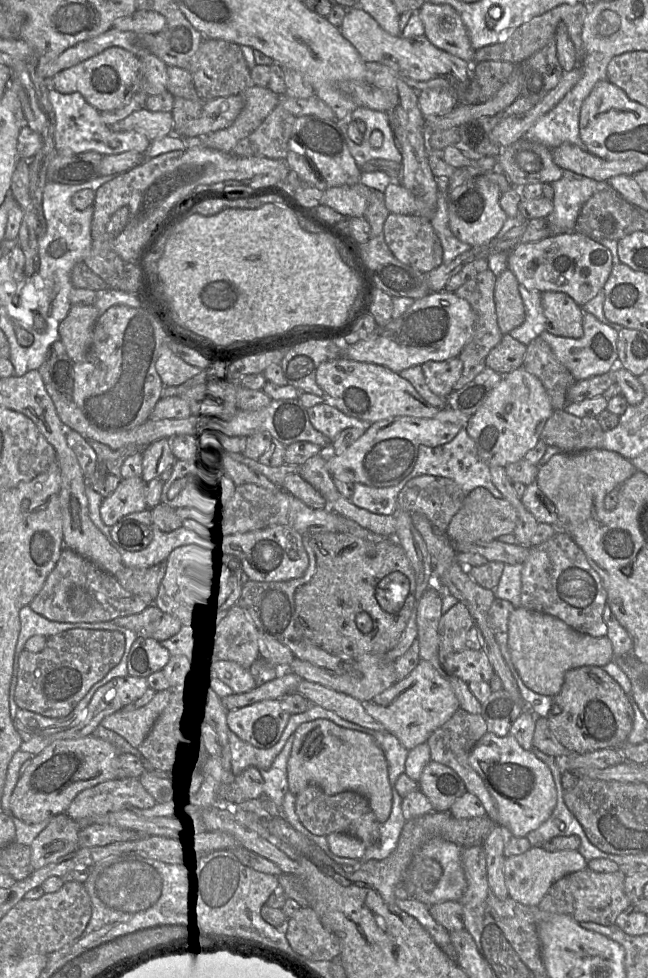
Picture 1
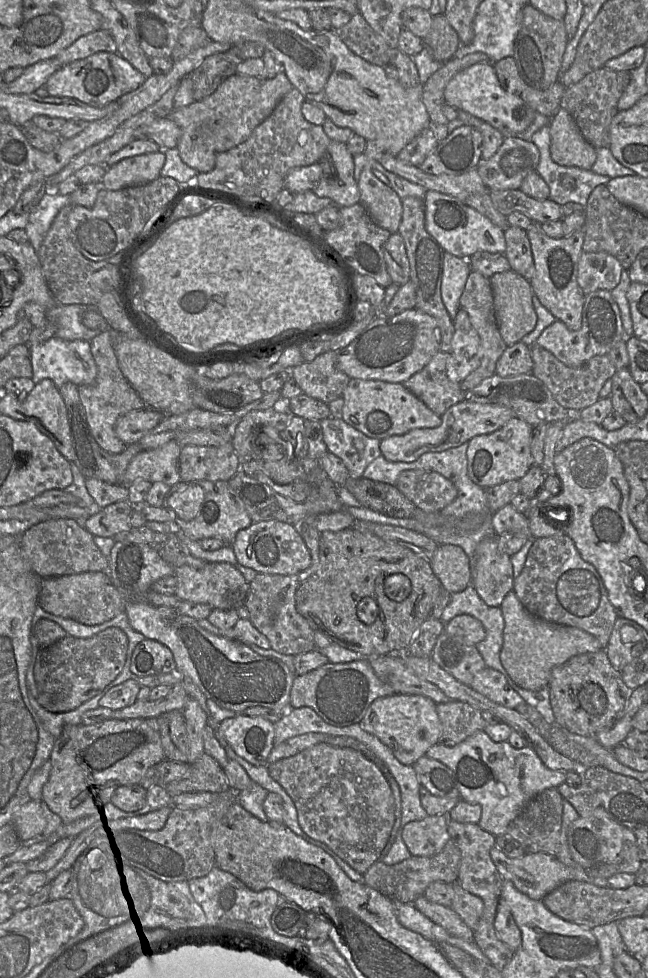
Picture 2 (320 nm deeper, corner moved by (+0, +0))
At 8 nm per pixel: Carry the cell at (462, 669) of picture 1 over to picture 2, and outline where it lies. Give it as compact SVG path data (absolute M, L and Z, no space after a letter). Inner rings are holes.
M485 667L477 672L469 686L491 701L510 709L516 709L525 703L523 698L509 686L505 677L493 668Z

